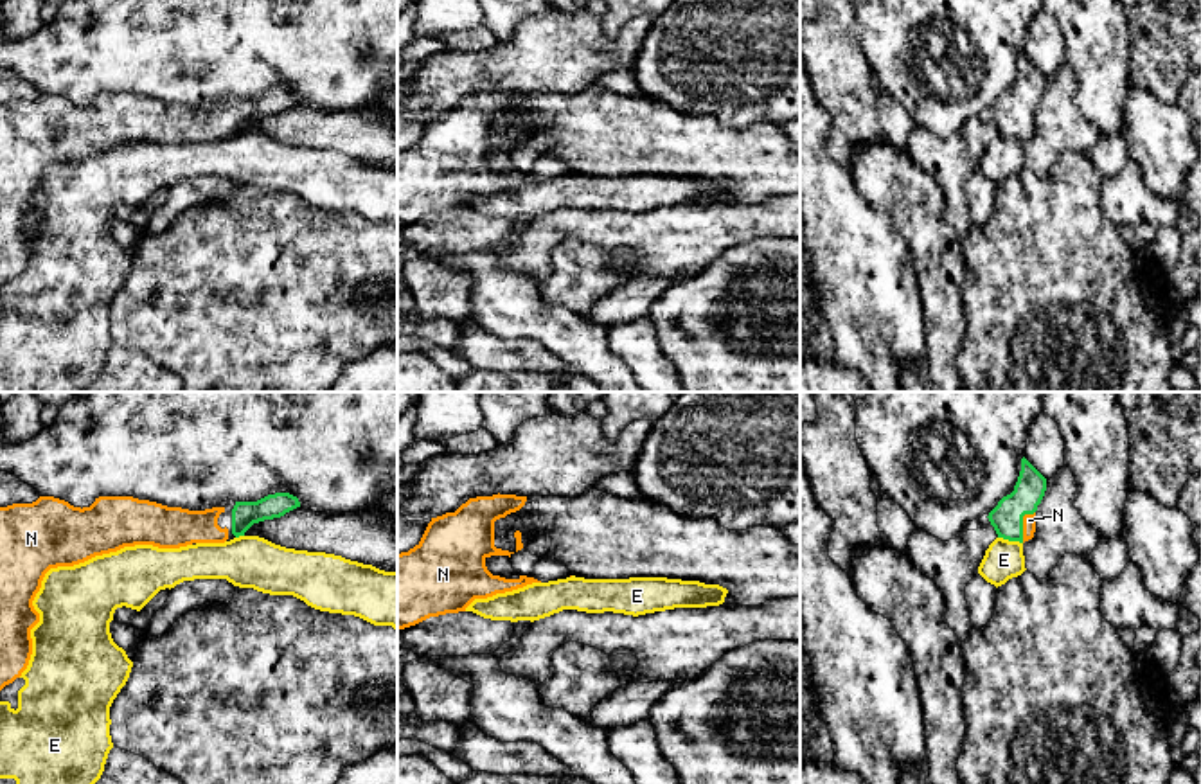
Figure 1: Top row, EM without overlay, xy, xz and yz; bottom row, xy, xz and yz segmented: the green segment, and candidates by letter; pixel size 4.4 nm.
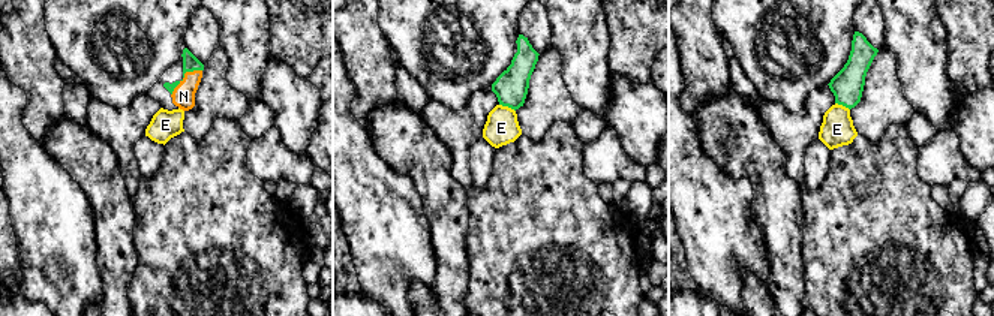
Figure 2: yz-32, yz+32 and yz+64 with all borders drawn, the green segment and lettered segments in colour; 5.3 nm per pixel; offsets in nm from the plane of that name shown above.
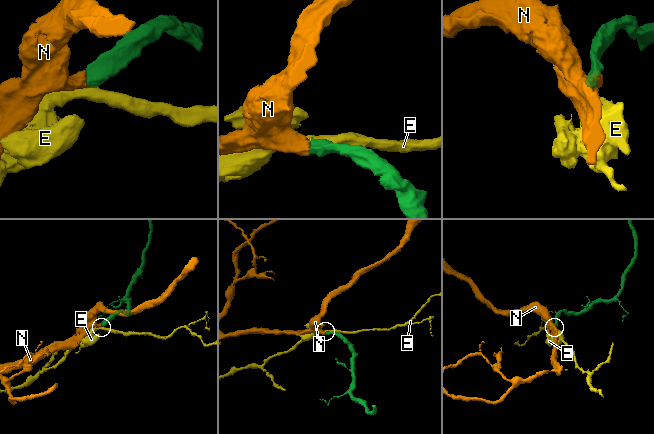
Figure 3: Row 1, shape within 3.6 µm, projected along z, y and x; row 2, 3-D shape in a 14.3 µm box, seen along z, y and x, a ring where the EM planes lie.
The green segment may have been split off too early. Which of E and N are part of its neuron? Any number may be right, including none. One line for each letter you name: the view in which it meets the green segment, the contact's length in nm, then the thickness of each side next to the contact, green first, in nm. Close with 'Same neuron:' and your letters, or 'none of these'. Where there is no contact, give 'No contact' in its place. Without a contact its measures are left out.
N: Touches green in yz. Shared border 160 nm. Thickness 140 nm (green) against 60 nm
Same neuron: N

